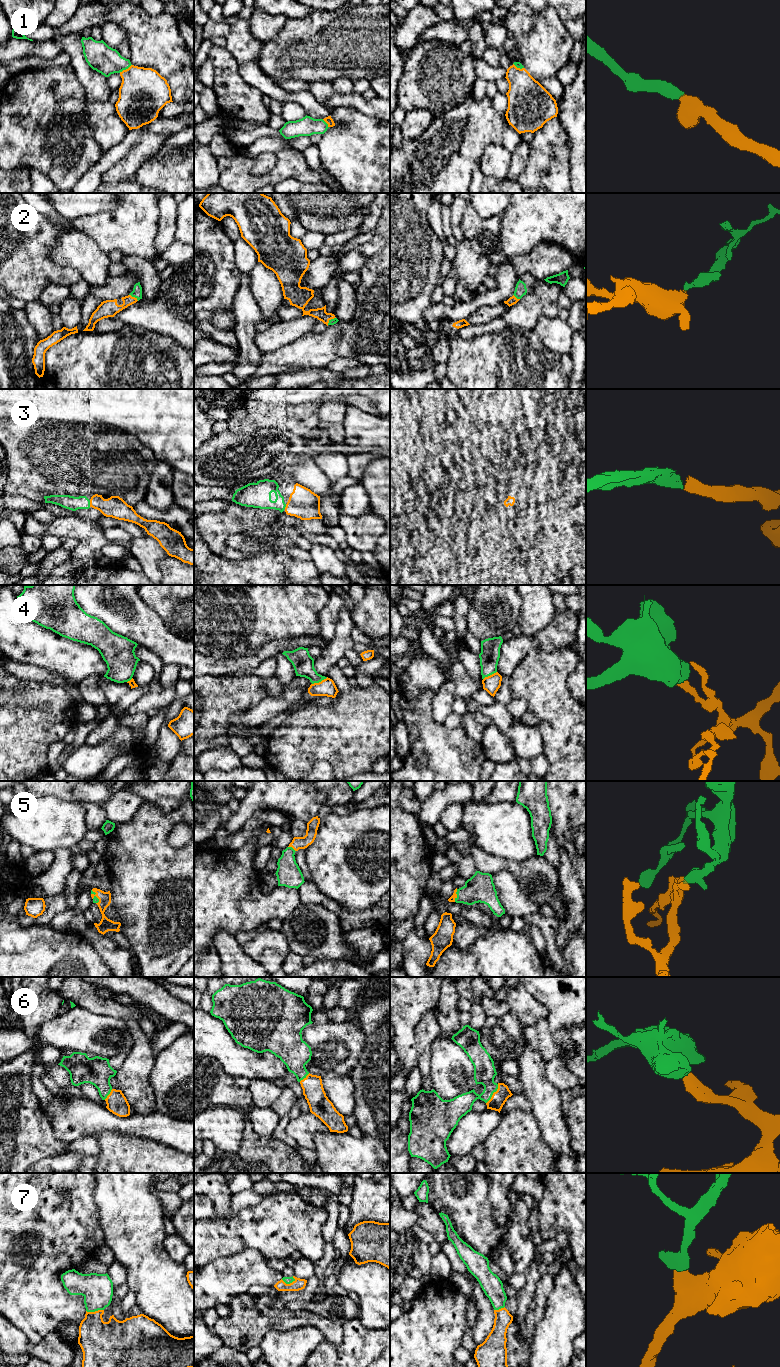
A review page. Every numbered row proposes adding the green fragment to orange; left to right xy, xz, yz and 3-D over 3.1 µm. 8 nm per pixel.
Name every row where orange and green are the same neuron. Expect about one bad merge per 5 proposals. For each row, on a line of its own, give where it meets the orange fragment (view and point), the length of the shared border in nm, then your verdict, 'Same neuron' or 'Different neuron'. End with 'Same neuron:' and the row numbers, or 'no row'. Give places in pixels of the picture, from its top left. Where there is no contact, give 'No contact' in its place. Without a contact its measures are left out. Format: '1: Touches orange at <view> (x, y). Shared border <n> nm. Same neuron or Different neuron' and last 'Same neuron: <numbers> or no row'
1: Touches orange at xy (126, 69). Shared border 120 nm. Same neuron
2: Touches orange at xy (134, 297). Shared border 90 nm. Same neuron
3: Touches orange at xy (90, 503). Shared border 60 nm. Same neuron
4: Touches orange at xz (319, 682). Shared border 140 nm. Different neuron
5: Touches orange at yz (456, 895). Shared border 110 nm. Same neuron
6: Touches orange at yz (493, 1094). Shared border 190 nm. Same neuron
7: Touches orange at xy (95, 1311). Shared border 140 nm. Same neuron
Same neuron: 1, 2, 3, 5, 6, 7

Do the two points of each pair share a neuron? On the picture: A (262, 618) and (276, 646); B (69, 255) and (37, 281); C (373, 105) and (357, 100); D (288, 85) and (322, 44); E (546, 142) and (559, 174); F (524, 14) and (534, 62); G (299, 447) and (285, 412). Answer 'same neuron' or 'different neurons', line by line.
A: different neurons
B: different neurons
C: same neuron
D: different neurons
E: same neuron
F: same neuron
G: different neurons

